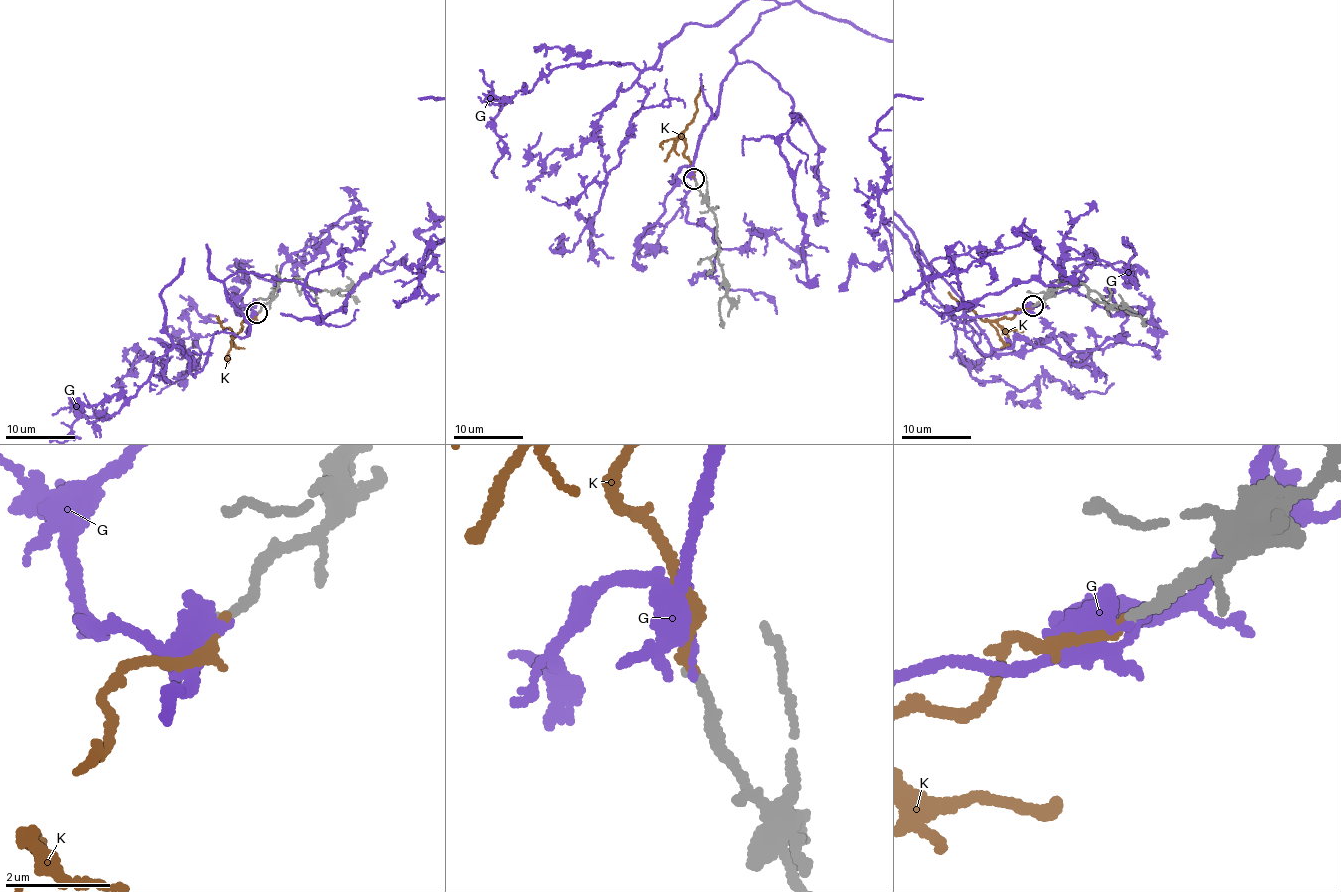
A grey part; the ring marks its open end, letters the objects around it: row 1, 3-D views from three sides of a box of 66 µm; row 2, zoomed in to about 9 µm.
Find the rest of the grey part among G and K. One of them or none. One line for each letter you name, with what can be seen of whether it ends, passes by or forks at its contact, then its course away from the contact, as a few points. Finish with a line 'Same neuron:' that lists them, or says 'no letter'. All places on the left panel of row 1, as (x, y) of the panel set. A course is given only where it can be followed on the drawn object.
K: it ends | via (257, 312), (243, 321), (241, 330), (231, 337), (231, 329), (224, 329), (217, 315)
Same neuron: K

